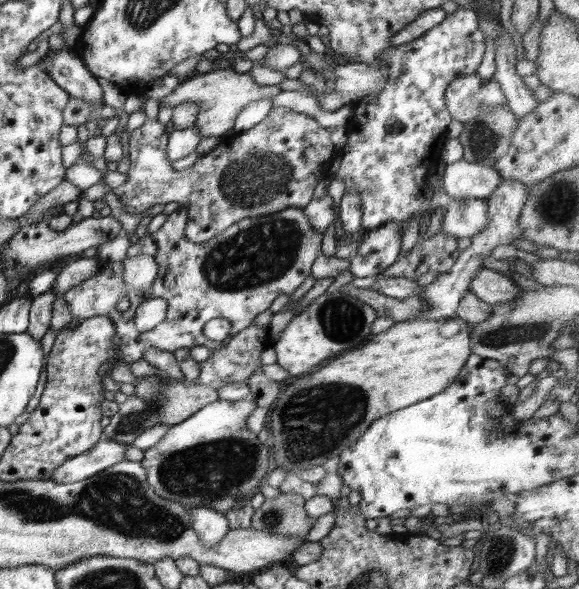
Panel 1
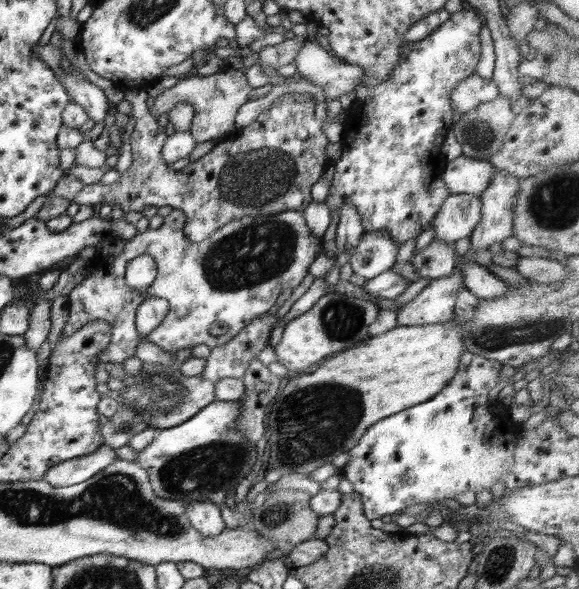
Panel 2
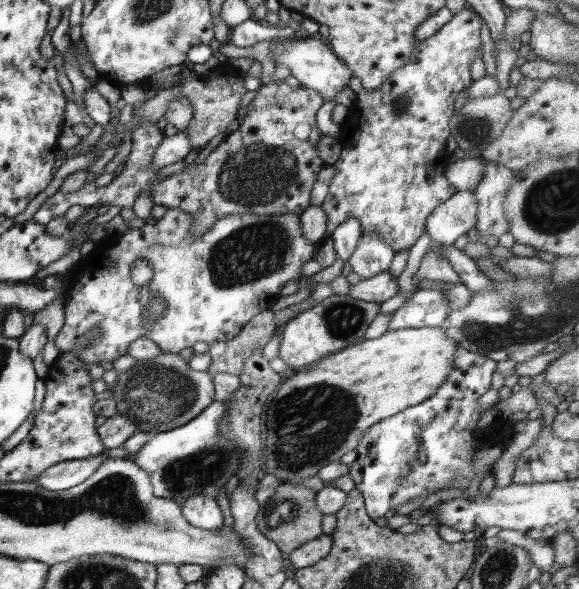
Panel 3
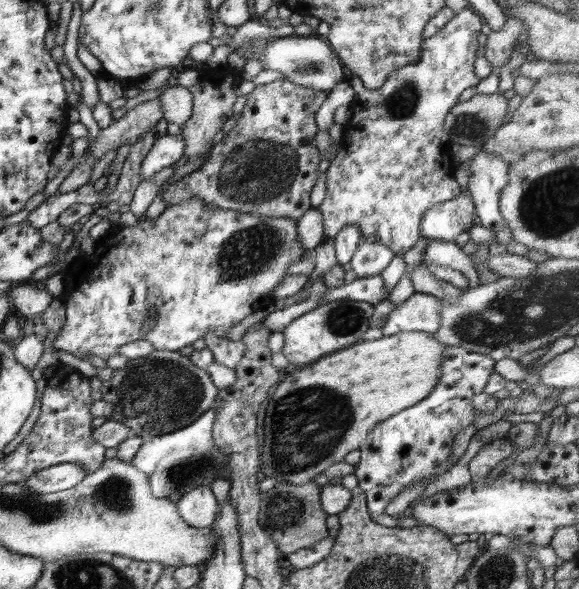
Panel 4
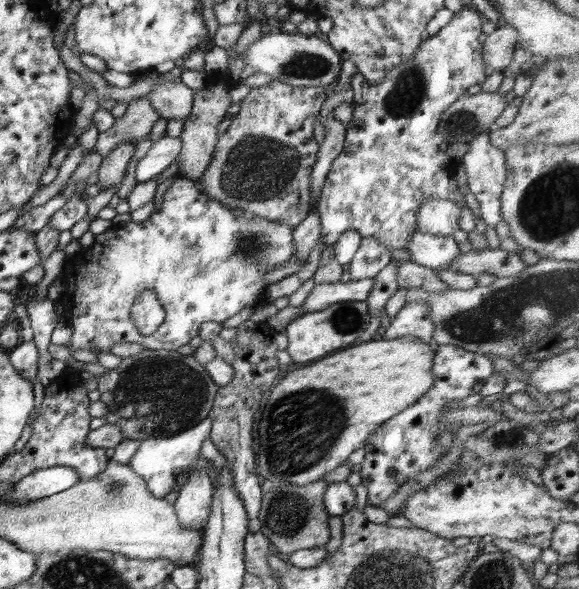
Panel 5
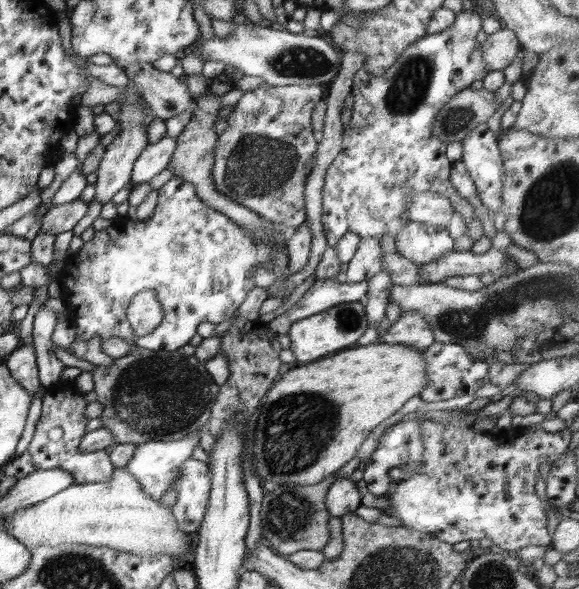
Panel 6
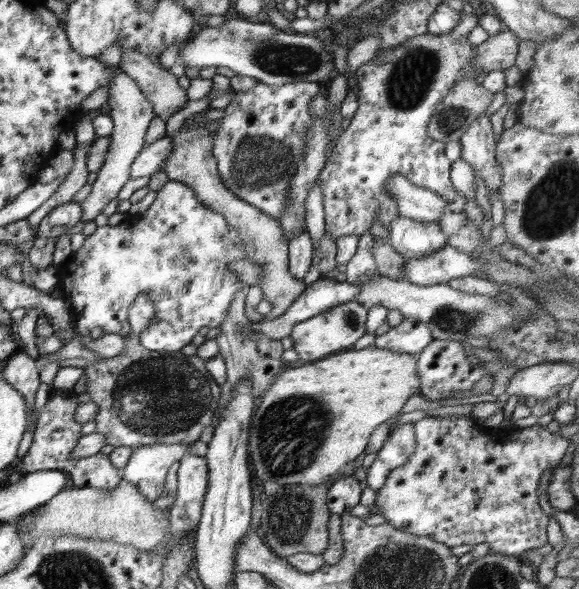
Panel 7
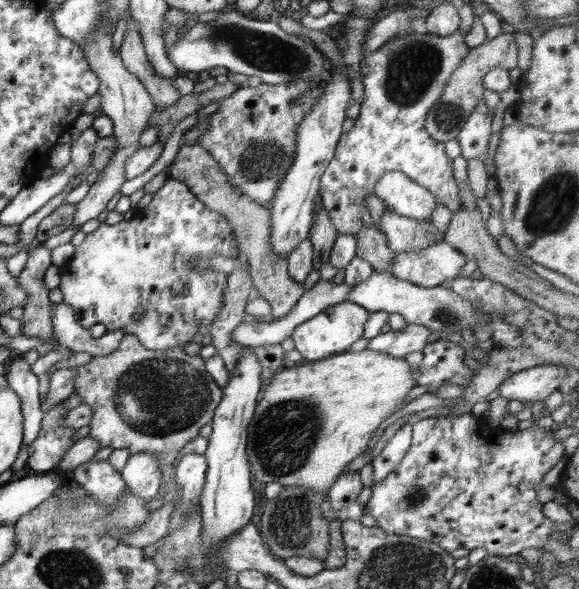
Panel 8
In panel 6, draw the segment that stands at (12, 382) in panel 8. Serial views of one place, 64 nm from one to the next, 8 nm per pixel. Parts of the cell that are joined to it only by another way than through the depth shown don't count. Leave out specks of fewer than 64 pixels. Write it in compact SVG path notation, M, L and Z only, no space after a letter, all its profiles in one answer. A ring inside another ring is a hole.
M20 344L15 352L12 352L4 360L5 365L10 370L10 374L12 374L12 378L16 378L16 382L20 382L20 386L24 386L32 395L41 386L34 351L32 346Z

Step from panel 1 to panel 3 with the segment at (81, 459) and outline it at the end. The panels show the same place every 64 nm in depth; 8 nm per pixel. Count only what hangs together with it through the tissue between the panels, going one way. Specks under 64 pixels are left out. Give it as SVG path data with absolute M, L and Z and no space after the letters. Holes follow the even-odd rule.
M105 451L104 454L88 460L62 461L44 470L35 482L46 490L68 490L88 479L106 459L108 454Z

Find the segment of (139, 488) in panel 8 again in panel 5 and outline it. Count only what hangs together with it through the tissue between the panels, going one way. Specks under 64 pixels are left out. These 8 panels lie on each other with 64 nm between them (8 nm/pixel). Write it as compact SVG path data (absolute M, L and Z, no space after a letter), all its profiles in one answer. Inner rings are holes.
M209 415L196 426L192 426L190 430L184 430L182 434L176 434L172 438L156 436L139 442L138 450L132 456L129 465L136 474L140 474L140 478L144 478L152 496L164 499L164 496L170 494L172 490L179 491L179 488L188 481L188 475L192 473L192 469L208 473L210 462L202 456L201 447L204 440L210 436L211 426L212 418Z

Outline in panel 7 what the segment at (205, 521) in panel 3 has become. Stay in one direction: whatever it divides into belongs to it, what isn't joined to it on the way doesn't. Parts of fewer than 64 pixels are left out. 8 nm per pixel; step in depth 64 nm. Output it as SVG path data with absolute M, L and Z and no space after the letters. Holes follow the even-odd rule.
M182 457L177 471L177 492L168 512L170 530L175 534L196 530L202 516L202 501L208 489L208 466L205 457Z

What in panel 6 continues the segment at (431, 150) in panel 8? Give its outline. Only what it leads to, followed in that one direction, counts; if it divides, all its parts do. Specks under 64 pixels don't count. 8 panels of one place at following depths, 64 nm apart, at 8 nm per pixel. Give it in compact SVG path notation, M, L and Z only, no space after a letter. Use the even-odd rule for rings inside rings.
M477 9L464 10L457 14L448 30L427 34L406 47L394 65L383 74L370 75L366 67L356 72L351 87L351 94L354 96L351 122L343 131L340 153L328 166L324 177L321 225L327 245L335 246L347 232L361 237L384 238L388 235L396 240L396 233L410 222L405 207L412 193L431 192L449 198L454 206L454 213L462 215L466 225L468 224L473 207L458 194L450 182L453 163L446 156L447 144L432 135L432 126L439 110L448 105L451 98L475 81L484 79L490 72L483 57L481 43L476 40L478 31L482 29L482 17Z

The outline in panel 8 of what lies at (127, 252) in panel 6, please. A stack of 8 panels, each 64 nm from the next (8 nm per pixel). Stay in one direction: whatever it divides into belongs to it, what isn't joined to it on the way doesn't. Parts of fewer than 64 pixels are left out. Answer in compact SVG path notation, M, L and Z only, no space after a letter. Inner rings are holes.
M168 176L146 208L136 210L114 226L102 223L95 232L88 233L79 247L75 247L72 258L59 267L61 279L57 287L62 291L63 302L88 330L94 324L104 324L107 331L123 330L134 334L146 348L159 352L176 345L184 346L198 334L199 324L208 327L216 321L224 305L224 285L228 279L226 273L198 270L194 261L210 254L233 257L238 249L234 246L233 231L220 214L204 206L184 181ZM136 312L144 312L142 319L134 319Z

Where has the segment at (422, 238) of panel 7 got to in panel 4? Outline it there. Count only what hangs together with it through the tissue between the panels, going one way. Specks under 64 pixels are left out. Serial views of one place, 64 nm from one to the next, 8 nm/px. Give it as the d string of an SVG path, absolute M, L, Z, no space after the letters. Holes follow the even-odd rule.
M428 239L422 251L422 265L426 264L448 266L464 273L468 277L469 287L482 284L475 264L472 264L471 256L467 255L455 241Z

